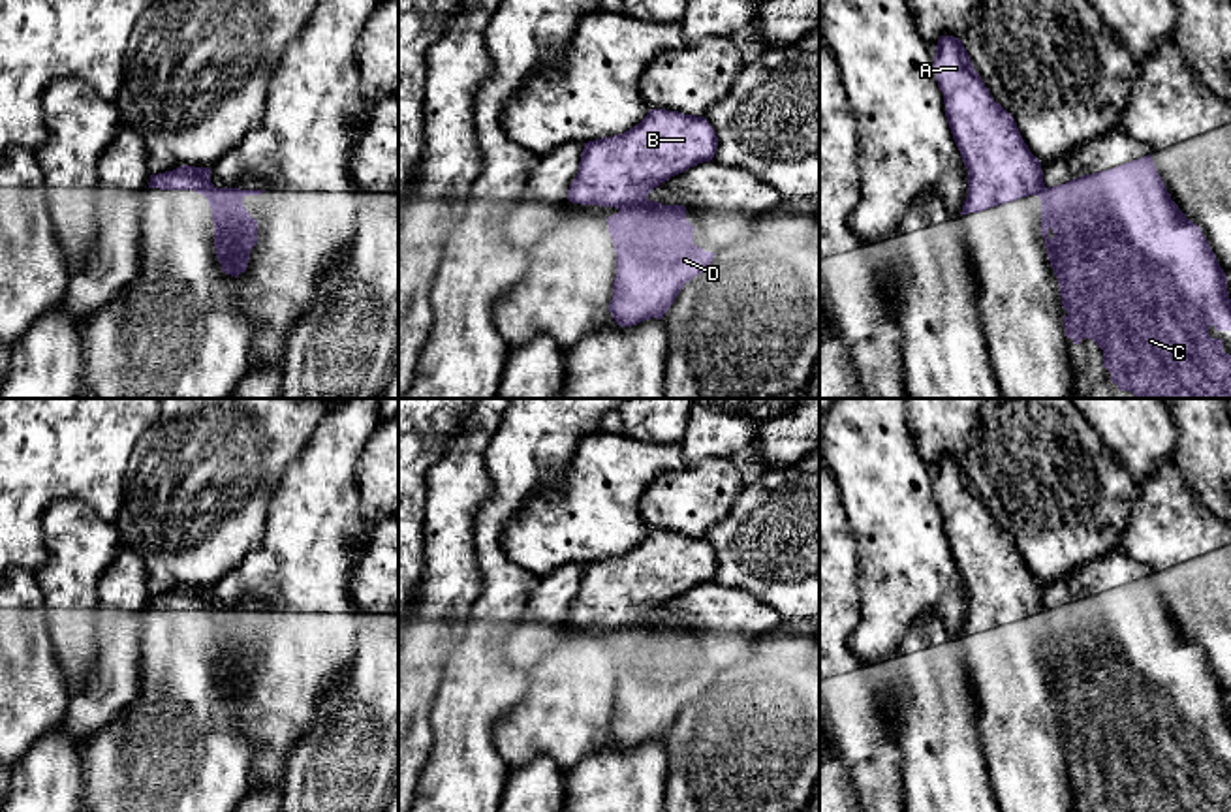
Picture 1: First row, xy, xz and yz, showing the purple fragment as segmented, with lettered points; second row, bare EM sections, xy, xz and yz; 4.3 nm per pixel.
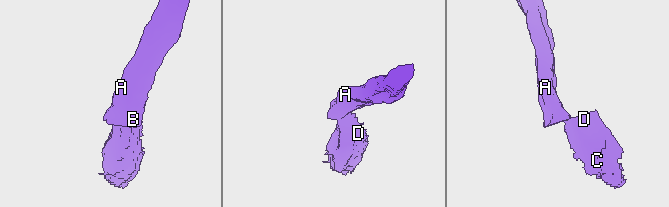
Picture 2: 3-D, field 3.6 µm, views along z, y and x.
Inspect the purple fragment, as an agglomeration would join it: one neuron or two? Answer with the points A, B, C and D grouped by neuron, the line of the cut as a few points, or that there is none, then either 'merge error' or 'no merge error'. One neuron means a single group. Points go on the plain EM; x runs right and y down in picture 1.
A B / C D | xz (645, 617), (621, 632) | merge error

